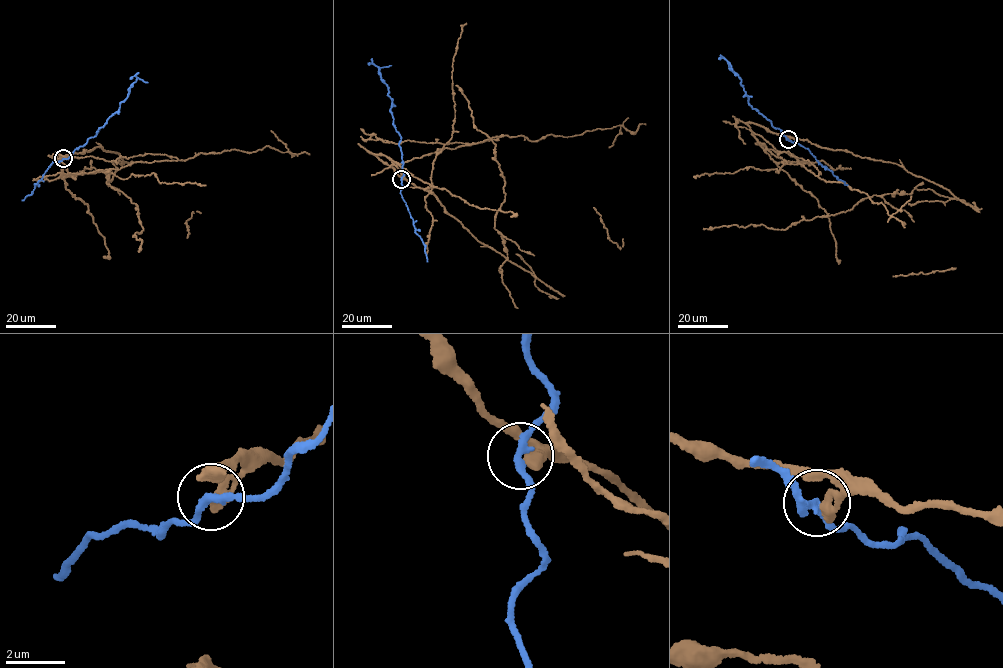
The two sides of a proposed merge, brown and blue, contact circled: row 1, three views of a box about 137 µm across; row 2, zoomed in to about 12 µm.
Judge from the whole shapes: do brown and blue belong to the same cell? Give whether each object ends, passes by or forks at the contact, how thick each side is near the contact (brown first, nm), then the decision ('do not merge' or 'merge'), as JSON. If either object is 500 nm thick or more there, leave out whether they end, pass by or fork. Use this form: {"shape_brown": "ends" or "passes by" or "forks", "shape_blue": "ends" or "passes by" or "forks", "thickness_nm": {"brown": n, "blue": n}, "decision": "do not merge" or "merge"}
{"shape_brown": "ends", "shape_blue": "passes by", "thickness_nm": {"brown": 380, "blue": 240}, "decision": "do not merge"}

